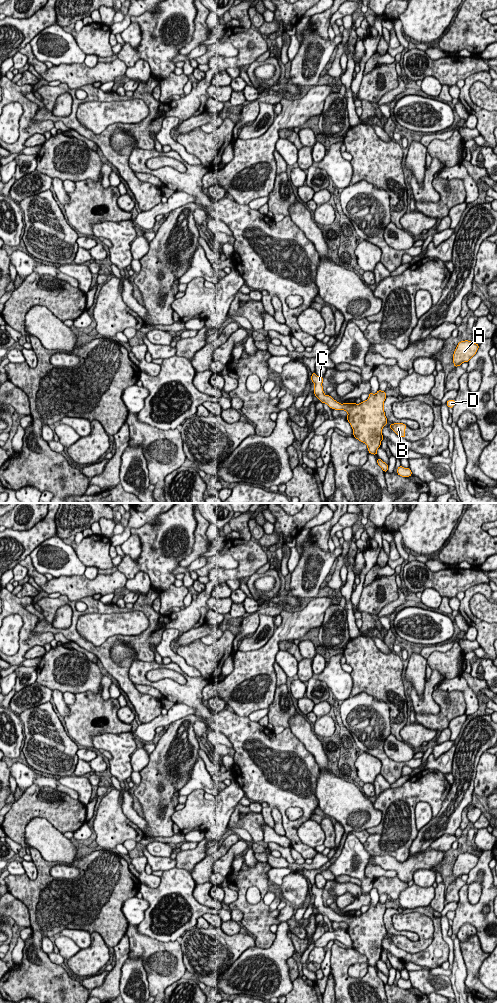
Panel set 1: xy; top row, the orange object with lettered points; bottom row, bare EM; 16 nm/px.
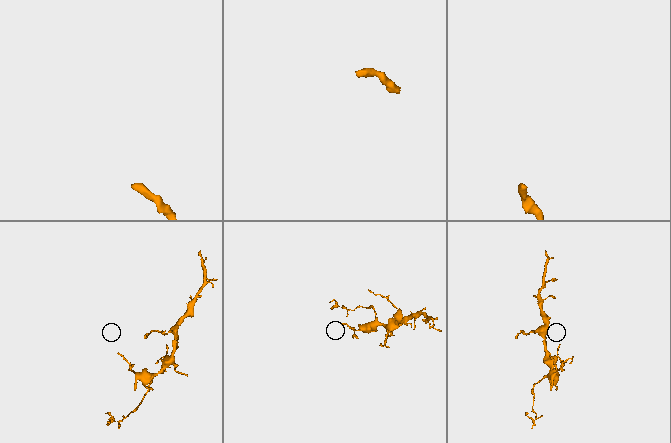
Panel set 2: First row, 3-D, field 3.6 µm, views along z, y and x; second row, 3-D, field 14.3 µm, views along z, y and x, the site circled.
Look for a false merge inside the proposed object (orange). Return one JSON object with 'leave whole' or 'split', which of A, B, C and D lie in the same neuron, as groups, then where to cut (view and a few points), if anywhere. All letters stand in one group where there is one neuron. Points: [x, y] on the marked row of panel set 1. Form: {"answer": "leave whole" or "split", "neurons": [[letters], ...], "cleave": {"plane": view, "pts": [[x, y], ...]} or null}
{"answer": "leave whole", "neurons": [["A", "B", "C", "D"]], "cleave": null}

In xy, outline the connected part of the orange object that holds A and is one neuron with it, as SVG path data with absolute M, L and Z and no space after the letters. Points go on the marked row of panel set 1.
M468 340L459 342L453 354L454 367L460 366L464 362L469 362L478 348L478 344Z

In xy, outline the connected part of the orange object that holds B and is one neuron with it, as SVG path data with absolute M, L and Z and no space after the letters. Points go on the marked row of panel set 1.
M394 423L389 425L390 428L400 437L405 438L405 429L406 424L403 423Z

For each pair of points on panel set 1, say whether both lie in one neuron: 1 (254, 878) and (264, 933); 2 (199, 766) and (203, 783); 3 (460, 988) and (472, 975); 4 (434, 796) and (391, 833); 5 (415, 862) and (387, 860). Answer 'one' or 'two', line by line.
1: one
2: one
3: two
4: one
5: one

